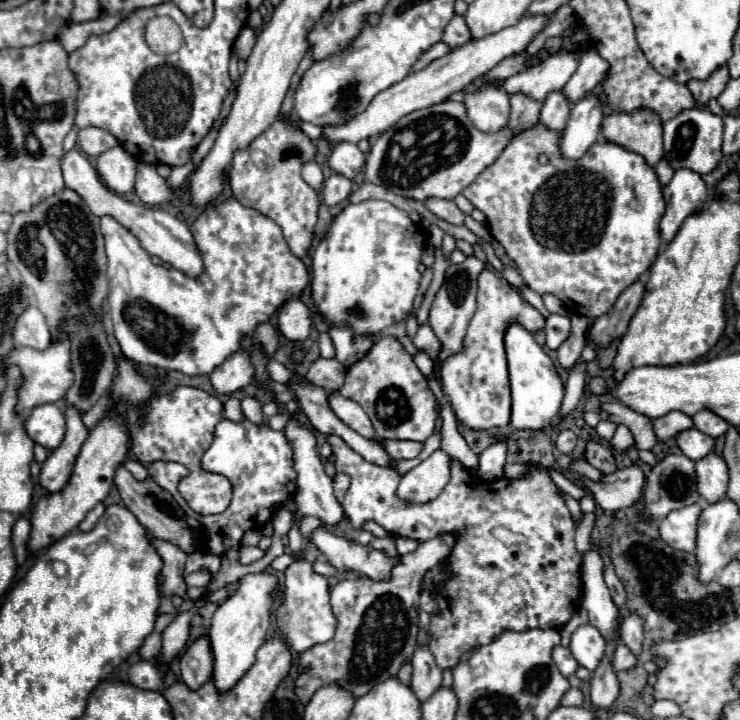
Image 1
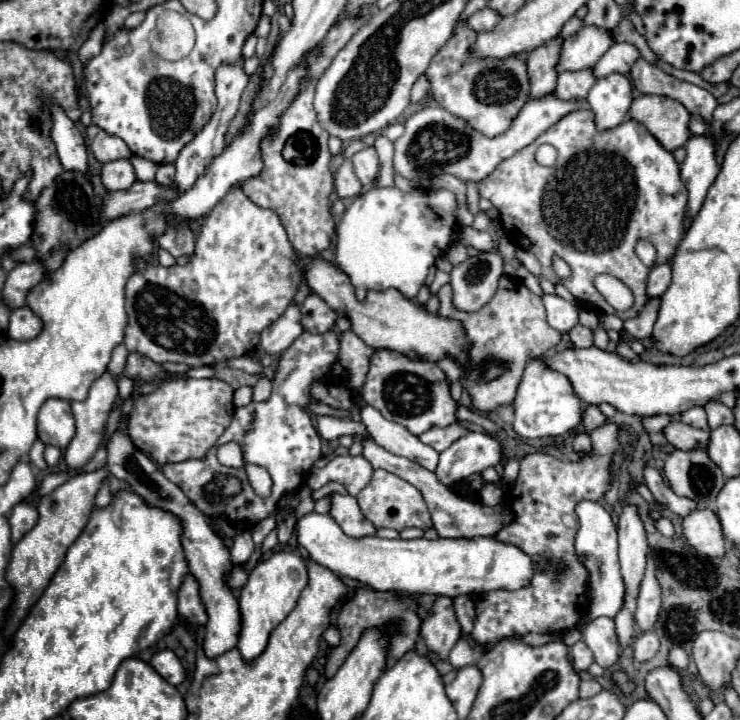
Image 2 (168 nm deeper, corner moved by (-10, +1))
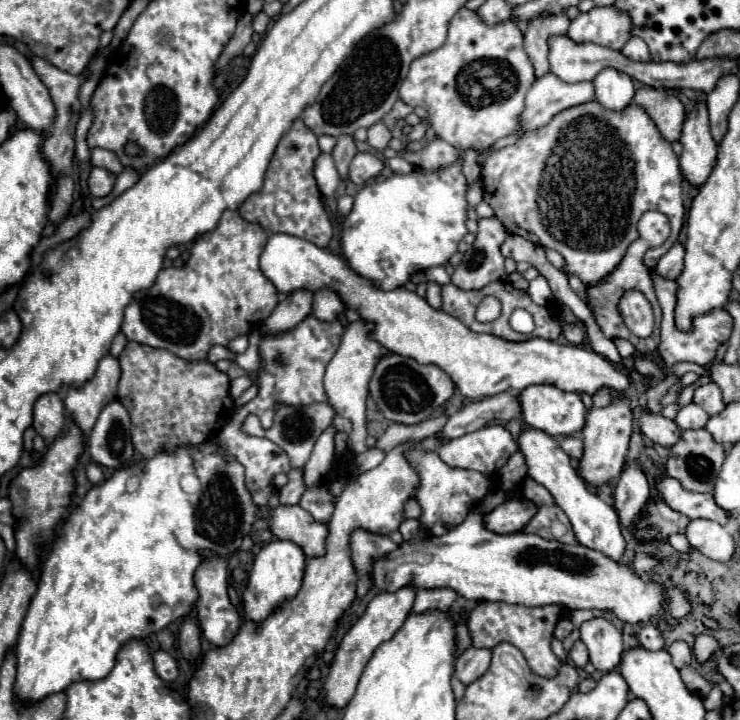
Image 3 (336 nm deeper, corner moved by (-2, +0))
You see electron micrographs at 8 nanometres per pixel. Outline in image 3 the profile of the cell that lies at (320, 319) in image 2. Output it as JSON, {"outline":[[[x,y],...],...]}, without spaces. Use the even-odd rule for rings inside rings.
{"outline":[[[322,289],[322,291],[314,293],[314,303],[312,303],[314,317],[318,317],[320,321],[334,321],[342,313],[344,313],[344,303],[340,301],[340,297],[334,291]]]}

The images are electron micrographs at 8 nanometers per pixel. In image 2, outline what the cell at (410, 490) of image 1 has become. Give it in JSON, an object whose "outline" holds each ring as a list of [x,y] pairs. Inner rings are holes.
{"outline":[[[470,432],[440,454],[436,476],[442,480],[442,484],[452,486],[472,474],[496,466],[502,456],[504,446],[496,436],[486,432]]]}

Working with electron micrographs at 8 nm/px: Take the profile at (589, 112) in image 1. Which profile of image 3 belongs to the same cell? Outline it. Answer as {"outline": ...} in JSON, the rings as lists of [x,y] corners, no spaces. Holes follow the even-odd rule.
{"outline":[[[602,69],[602,73],[598,73],[598,77],[592,83],[596,89],[594,99],[610,111],[622,111],[624,107],[628,107],[636,91],[632,77],[616,69]]]}

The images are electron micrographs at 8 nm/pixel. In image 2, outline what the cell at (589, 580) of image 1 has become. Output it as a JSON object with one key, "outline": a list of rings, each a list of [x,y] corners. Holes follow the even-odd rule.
{"outline":[[[582,500],[576,504],[578,514],[578,534],[576,534],[576,552],[586,552],[590,556],[590,564],[586,564],[590,572],[590,584],[588,584],[588,620],[594,620],[598,616],[614,618],[618,610],[624,604],[624,580],[620,574],[620,562],[618,562],[618,534],[616,526],[612,522],[612,516],[600,502]]]}

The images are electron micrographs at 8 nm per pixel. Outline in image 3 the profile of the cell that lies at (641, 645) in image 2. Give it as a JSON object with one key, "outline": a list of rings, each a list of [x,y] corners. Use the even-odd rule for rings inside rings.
{"outline":[[[646,625],[638,631],[638,645],[644,647],[644,649],[650,649],[650,651],[658,651],[662,649],[664,645],[664,639],[662,639],[662,633],[652,627],[652,625]]]}

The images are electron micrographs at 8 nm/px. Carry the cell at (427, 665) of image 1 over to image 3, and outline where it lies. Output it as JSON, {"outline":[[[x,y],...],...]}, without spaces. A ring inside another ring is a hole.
{"outline":[[[442,587],[442,589],[418,589],[412,611],[416,615],[418,613],[428,613],[428,611],[444,611],[444,613],[448,613],[456,599],[458,599],[456,591],[446,589],[446,587]]]}

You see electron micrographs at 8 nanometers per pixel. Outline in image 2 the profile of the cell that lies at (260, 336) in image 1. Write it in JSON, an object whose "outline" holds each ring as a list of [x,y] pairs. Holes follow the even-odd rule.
{"outline":[[[290,304],[286,308],[286,312],[274,324],[270,324],[268,328],[262,330],[260,346],[268,354],[274,354],[274,356],[284,352],[304,332],[304,328],[300,324],[300,318],[302,318],[300,306],[298,304]]]}

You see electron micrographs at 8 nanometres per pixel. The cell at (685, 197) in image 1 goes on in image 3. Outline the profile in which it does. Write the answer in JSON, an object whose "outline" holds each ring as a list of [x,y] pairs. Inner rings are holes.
{"outline":[[[698,103],[684,127],[680,143],[684,147],[680,155],[680,171],[686,183],[692,187],[700,187],[706,183],[710,171],[716,163],[716,141],[710,135],[710,123],[708,123],[708,109],[704,103]]]}

